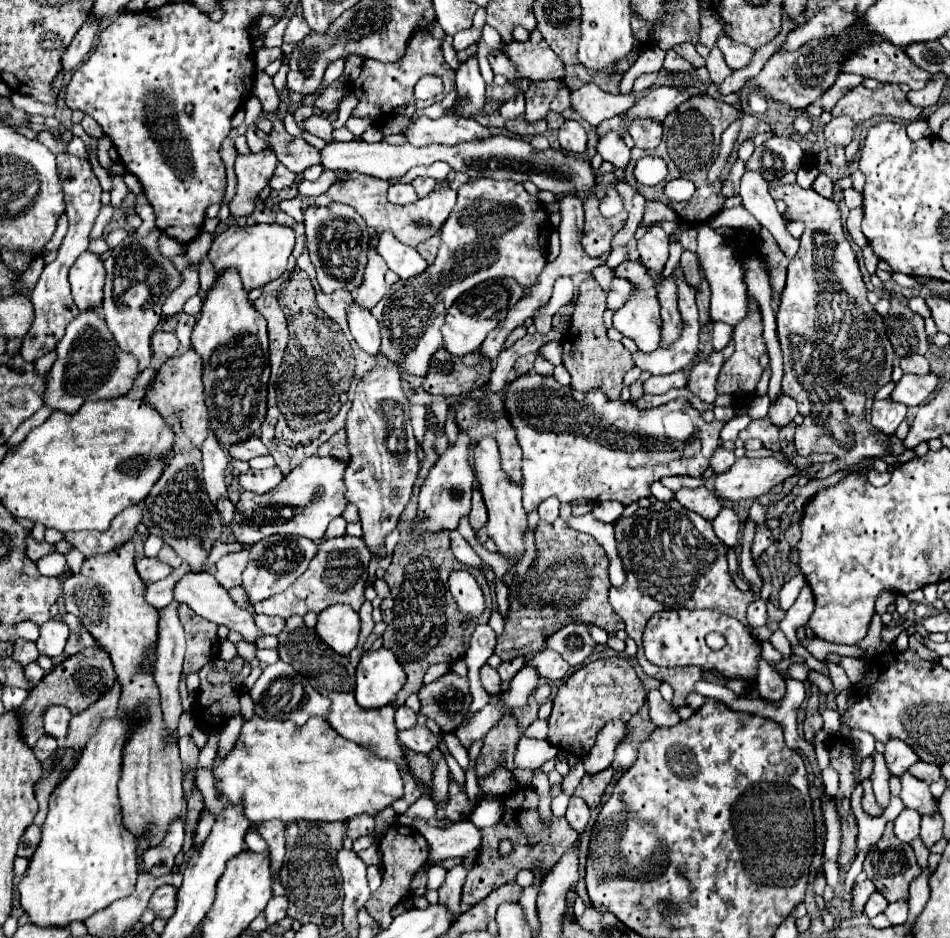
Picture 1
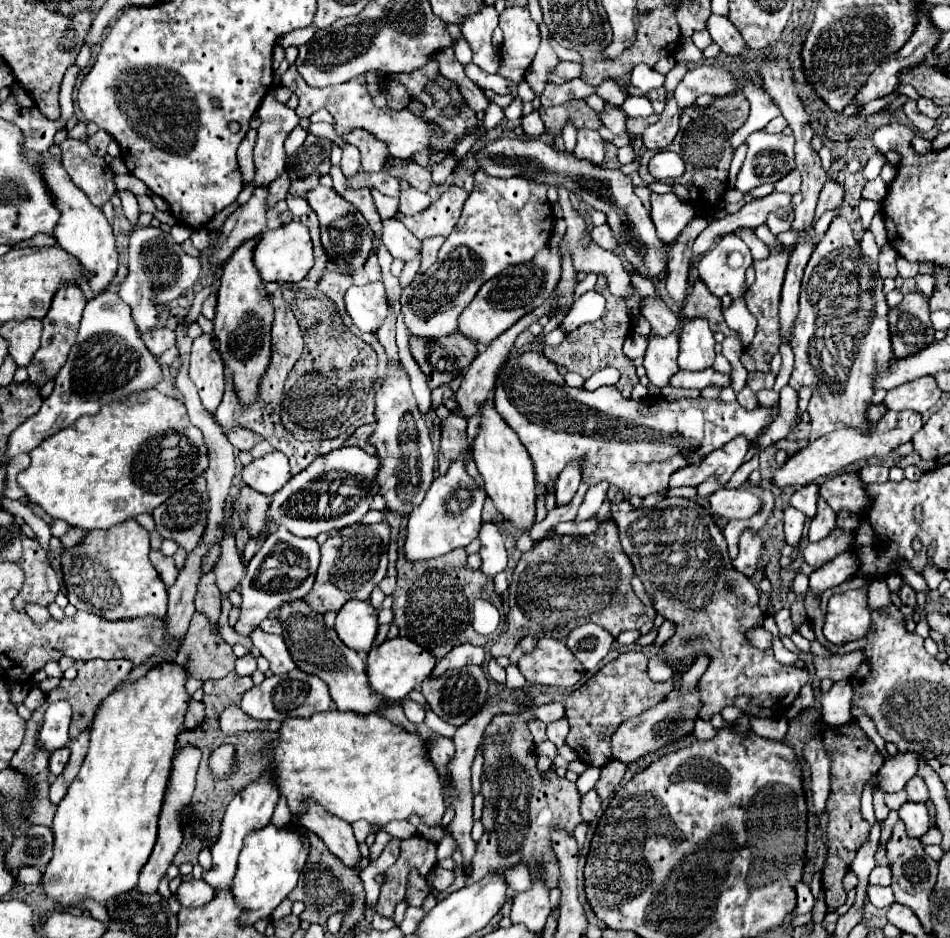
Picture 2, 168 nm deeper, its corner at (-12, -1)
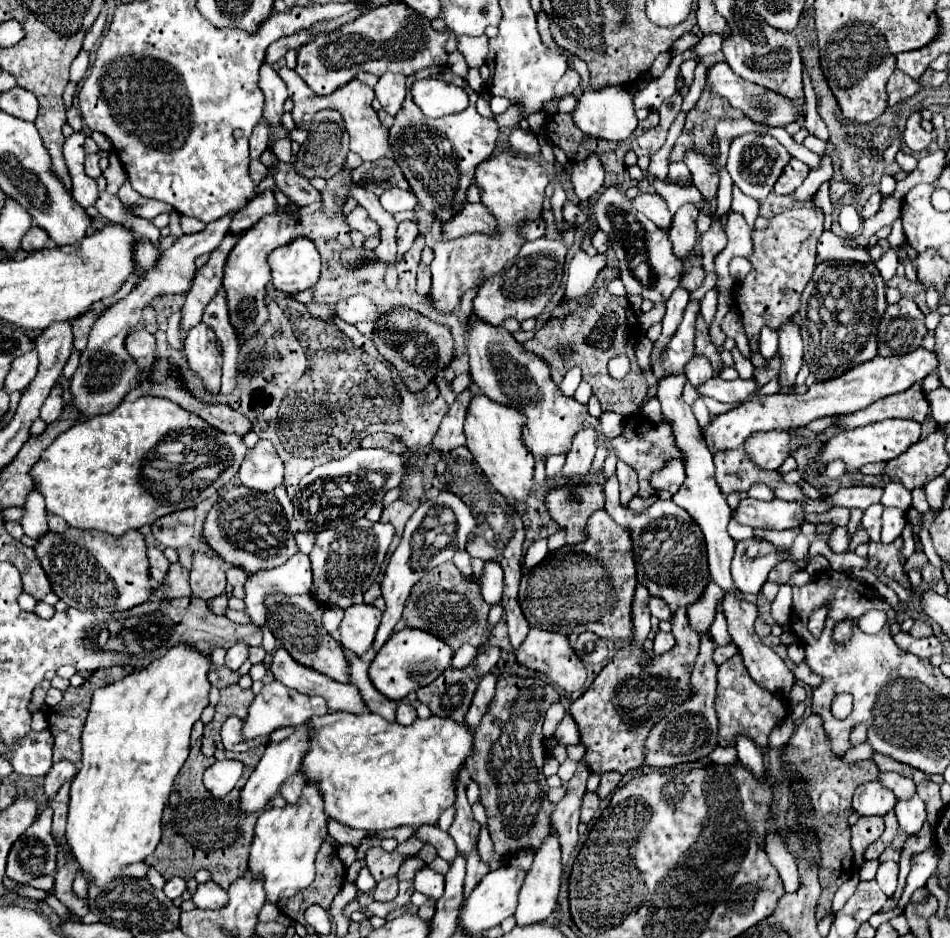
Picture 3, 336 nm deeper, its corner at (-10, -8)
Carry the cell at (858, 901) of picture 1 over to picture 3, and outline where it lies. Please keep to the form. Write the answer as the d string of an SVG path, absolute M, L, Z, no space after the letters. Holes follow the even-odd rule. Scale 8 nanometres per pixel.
M894 860L882 862L878 868L878 874L876 874L876 882L886 896L892 896L898 886L898 864Z

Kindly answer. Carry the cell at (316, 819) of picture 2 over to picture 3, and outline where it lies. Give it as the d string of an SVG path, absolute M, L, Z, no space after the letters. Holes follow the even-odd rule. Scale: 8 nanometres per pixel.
M298 770L298 774L290 776L290 780L286 780L286 784L282 784L284 800L288 804L296 804L304 786L306 786L306 778L302 778L302 770Z

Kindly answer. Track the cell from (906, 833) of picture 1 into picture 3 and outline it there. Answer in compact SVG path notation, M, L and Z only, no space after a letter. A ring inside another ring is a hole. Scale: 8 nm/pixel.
M914 794L910 800L898 800L894 814L898 818L900 828L906 834L916 834L922 828L922 824L926 822L926 806L918 798L918 794Z

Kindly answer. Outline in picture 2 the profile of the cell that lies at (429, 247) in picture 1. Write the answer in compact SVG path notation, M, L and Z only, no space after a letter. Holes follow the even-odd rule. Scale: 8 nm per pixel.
M432 237L432 239L422 241L422 265L420 265L420 271L426 271L436 261L436 255L438 255L438 249L442 247L442 243L444 243L442 237Z

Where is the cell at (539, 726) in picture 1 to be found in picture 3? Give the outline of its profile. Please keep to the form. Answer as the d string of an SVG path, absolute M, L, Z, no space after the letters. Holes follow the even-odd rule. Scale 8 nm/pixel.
M570 714L564 716L564 720L560 722L554 738L560 742L560 744L580 744L580 732L578 732L578 724L574 722L574 718Z

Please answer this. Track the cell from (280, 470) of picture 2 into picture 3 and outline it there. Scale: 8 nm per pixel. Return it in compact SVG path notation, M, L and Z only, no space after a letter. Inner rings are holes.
M260 440L252 450L246 452L238 476L244 486L260 492L270 492L282 484L284 464L270 440Z

